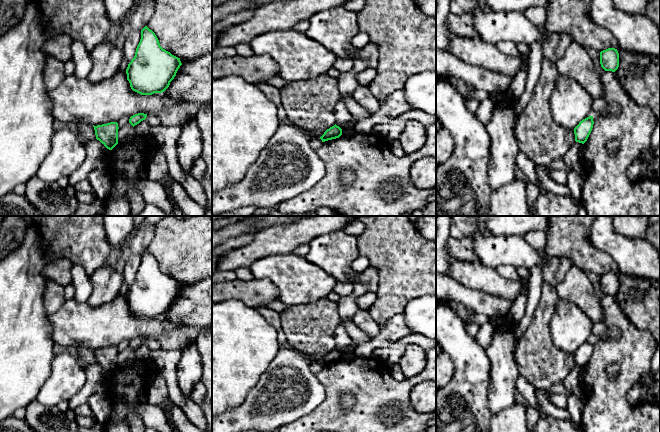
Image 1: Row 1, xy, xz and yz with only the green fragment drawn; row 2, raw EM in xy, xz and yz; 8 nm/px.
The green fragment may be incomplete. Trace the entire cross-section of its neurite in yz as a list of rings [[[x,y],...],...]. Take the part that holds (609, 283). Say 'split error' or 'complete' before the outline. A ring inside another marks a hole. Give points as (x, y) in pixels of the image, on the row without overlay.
complete; [[[615,272],[600,276],[600,288],[605,295],[615,296],[619,291],[619,277]]]

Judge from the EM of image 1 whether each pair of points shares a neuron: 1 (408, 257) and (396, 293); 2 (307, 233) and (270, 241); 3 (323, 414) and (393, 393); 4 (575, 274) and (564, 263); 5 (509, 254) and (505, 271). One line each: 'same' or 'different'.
1: same
2: same
3: same
4: different
5: different

